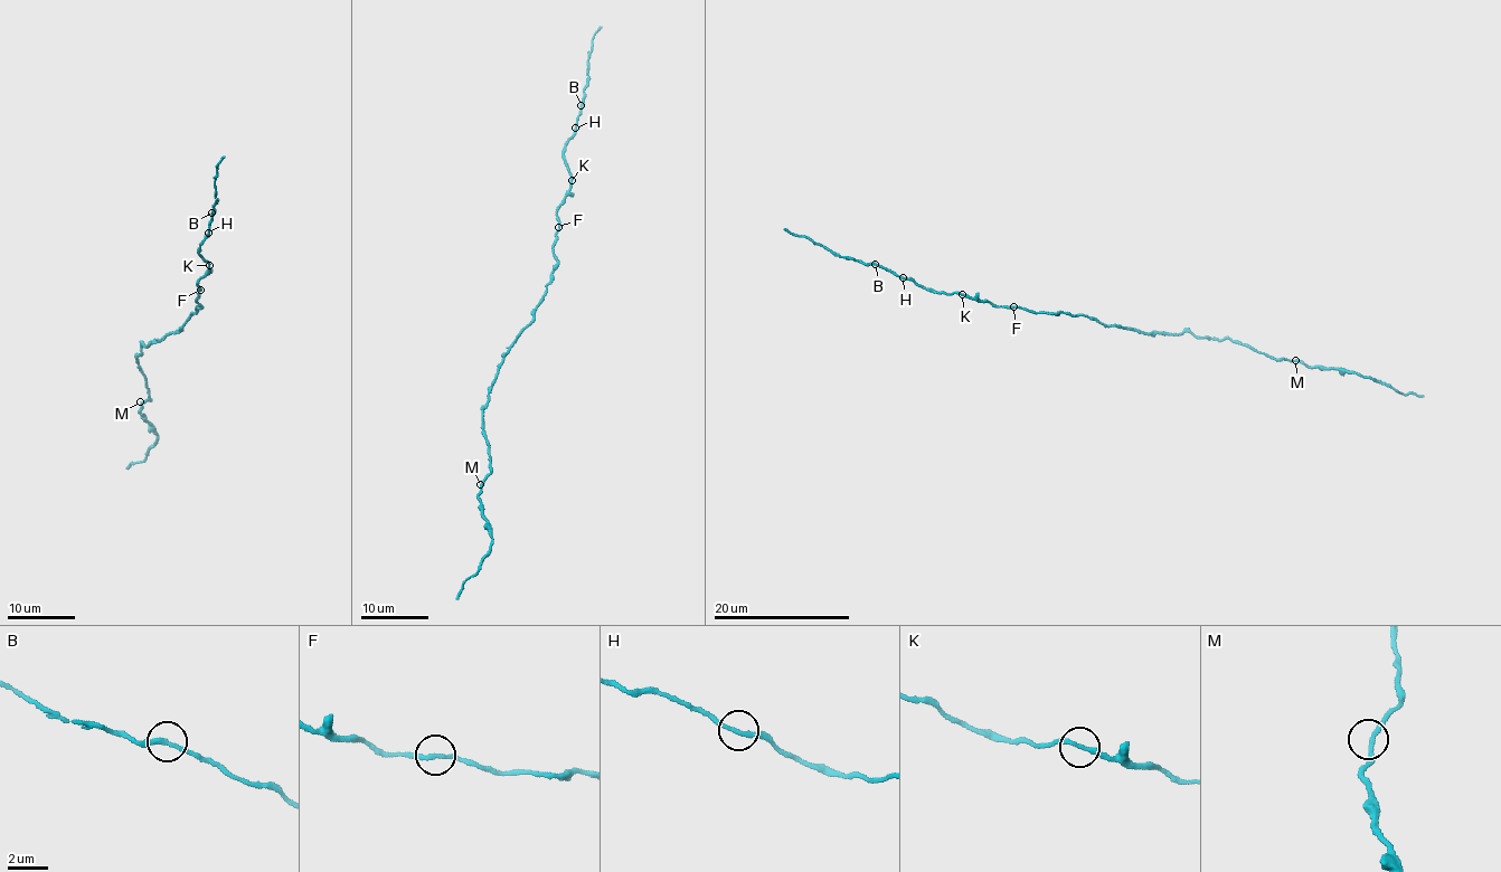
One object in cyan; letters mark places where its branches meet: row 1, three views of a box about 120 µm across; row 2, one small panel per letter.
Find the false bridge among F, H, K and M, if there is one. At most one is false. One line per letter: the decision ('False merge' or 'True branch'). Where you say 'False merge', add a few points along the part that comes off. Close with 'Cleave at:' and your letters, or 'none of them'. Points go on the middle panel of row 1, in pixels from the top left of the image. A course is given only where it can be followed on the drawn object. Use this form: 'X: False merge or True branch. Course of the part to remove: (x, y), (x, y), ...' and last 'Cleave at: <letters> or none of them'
F: True branch
H: True branch
K: True branch
M: True branch
Cleave at: none of them

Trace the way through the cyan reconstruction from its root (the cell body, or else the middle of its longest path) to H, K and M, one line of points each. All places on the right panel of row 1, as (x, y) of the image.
H: (1108, 324), (1087, 316), (1030, 312), (1020, 306), (993, 305), (959, 293), (928, 291), (902, 276)
K: (1108, 324), (1087, 316), (993, 305), (962, 294)
M: (1108, 324), (1159, 334), (1177, 335), (1186, 331), (1198, 337), (1230, 338), (1277, 359), (1295, 360)

